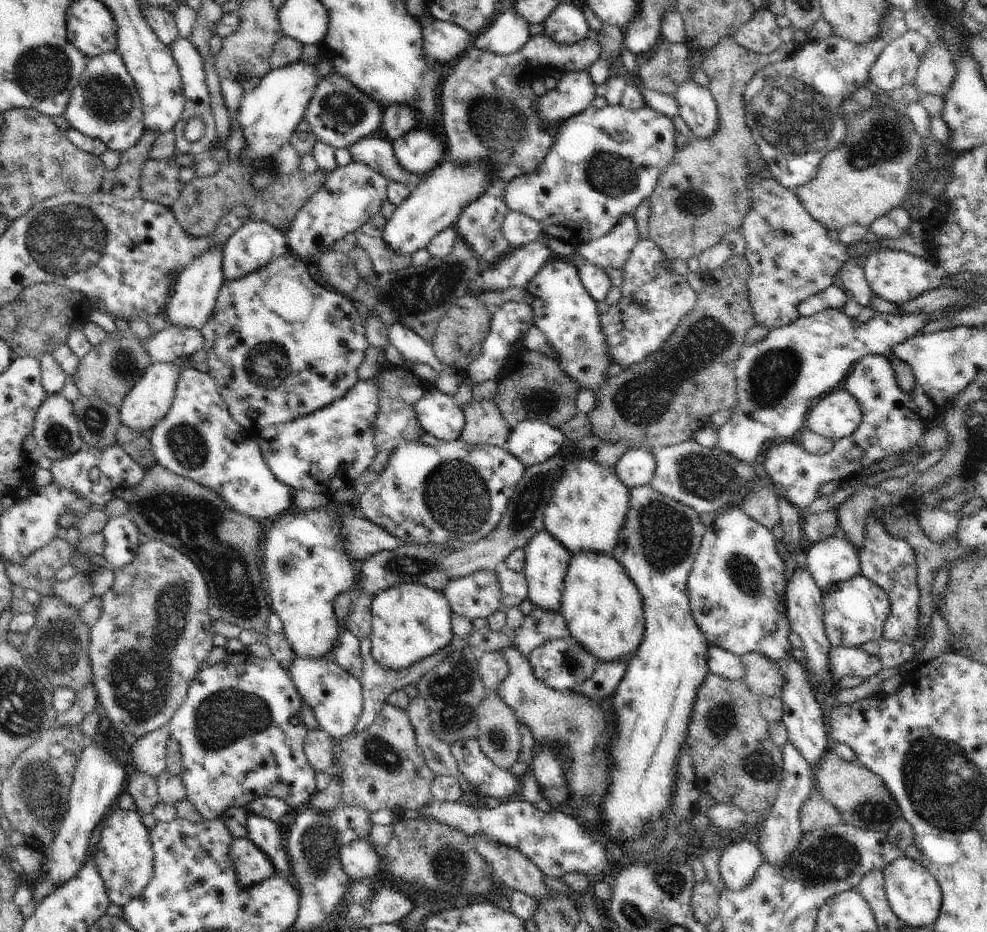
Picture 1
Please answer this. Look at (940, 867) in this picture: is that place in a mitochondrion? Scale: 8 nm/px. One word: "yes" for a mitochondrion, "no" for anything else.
no

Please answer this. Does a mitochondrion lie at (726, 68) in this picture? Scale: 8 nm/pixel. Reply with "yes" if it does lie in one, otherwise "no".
no

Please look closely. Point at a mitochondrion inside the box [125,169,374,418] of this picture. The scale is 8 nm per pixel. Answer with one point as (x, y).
(265, 364)

